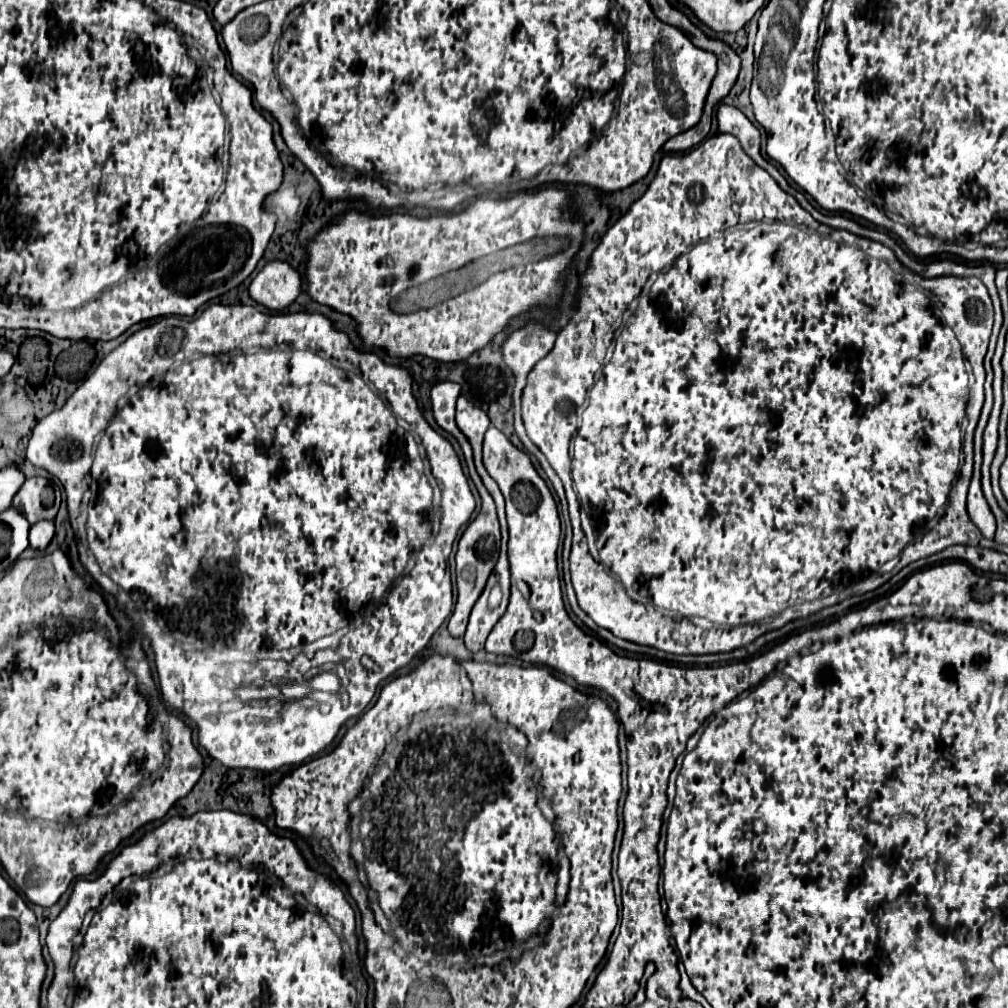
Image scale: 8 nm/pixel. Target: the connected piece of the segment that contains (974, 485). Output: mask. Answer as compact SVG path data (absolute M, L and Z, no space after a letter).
M974 451L974 477L970 483L970 491L968 491L968 515L972 519L972 523L980 529L980 533L986 539L994 539L994 531L996 531L996 521L994 515L982 495L982 485L980 485L980 467L978 465L978 451Z

